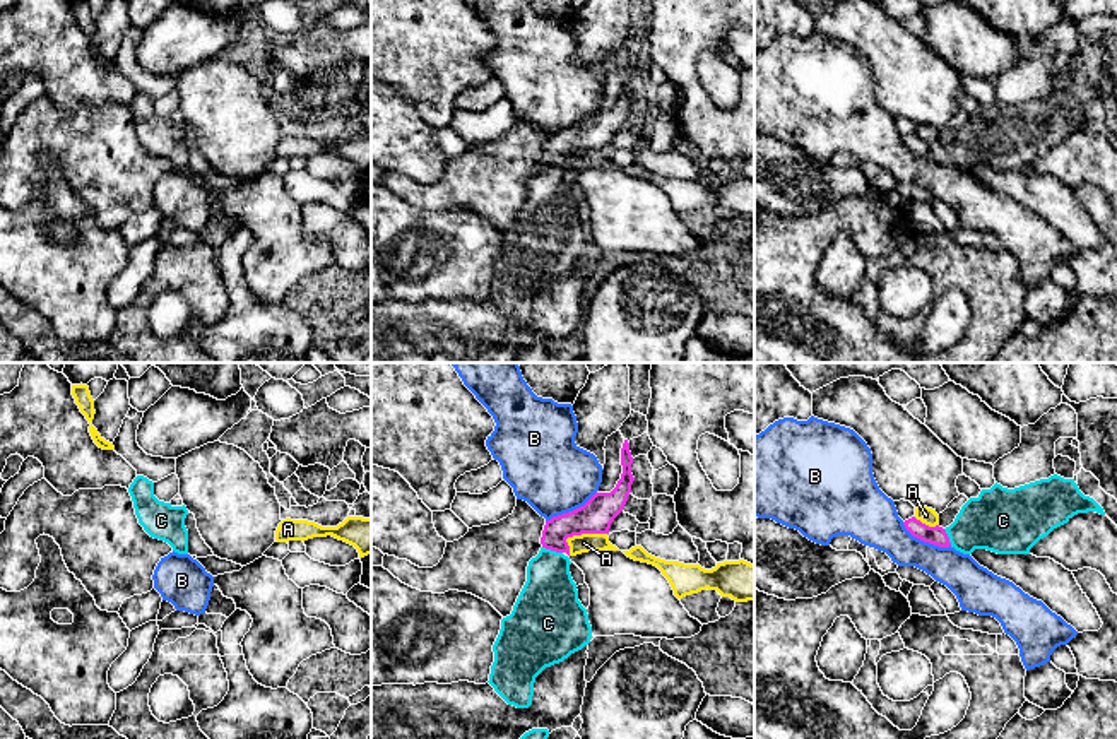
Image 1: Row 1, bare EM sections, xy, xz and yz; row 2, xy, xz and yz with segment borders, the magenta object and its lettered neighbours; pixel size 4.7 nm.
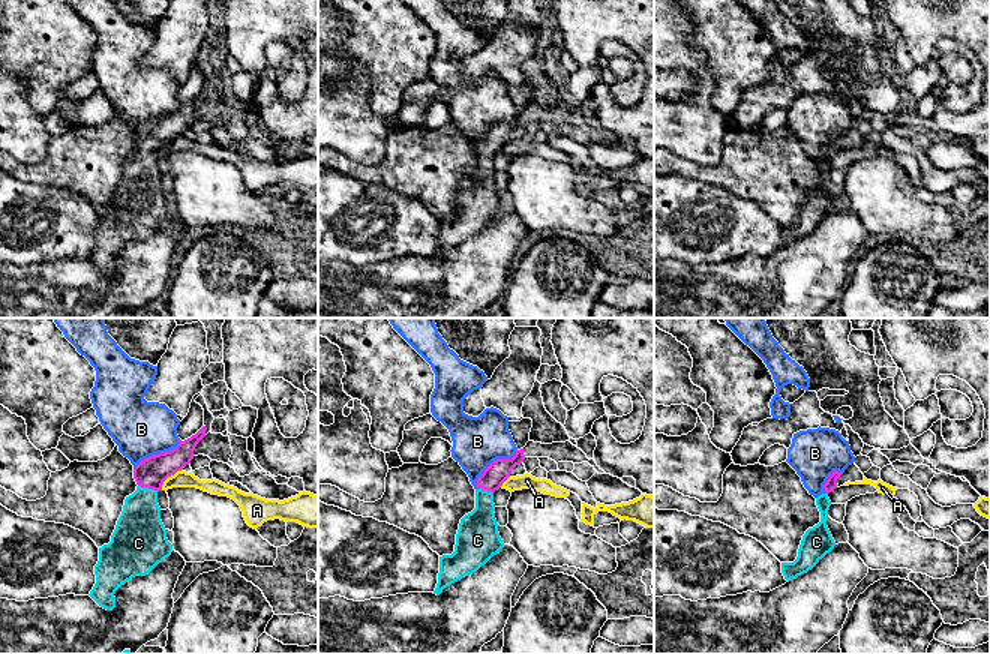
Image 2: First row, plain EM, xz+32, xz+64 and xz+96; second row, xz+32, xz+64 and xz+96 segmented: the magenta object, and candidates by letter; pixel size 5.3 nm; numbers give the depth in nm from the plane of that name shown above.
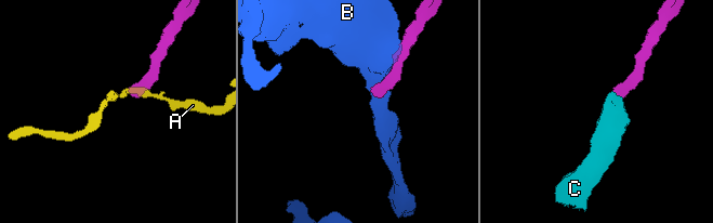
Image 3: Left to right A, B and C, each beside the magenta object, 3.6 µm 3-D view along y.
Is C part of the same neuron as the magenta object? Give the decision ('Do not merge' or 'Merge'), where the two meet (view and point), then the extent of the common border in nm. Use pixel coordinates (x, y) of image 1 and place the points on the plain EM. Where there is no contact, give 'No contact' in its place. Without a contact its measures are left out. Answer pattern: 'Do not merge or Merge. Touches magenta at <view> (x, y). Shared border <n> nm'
Merge. Touches magenta at xz (553, 166). Shared border 100 nm

